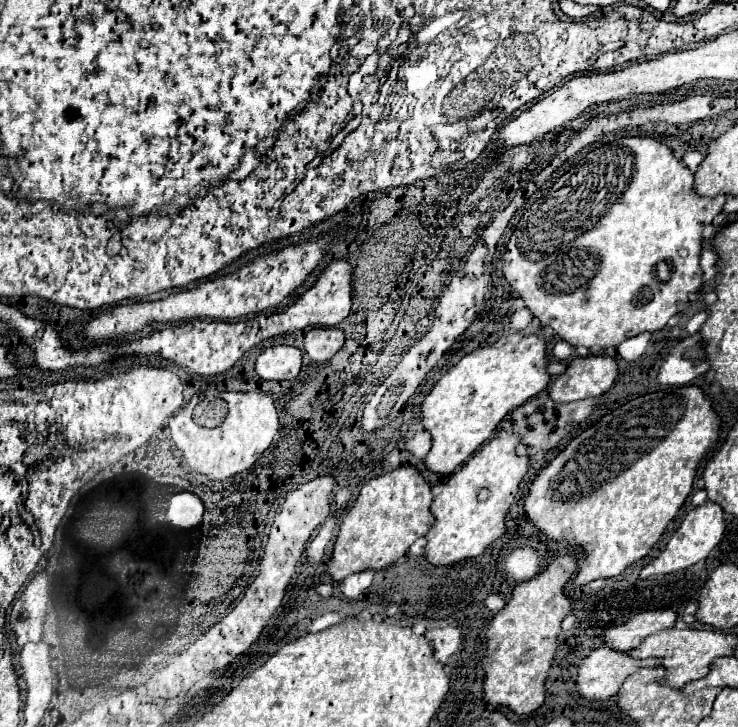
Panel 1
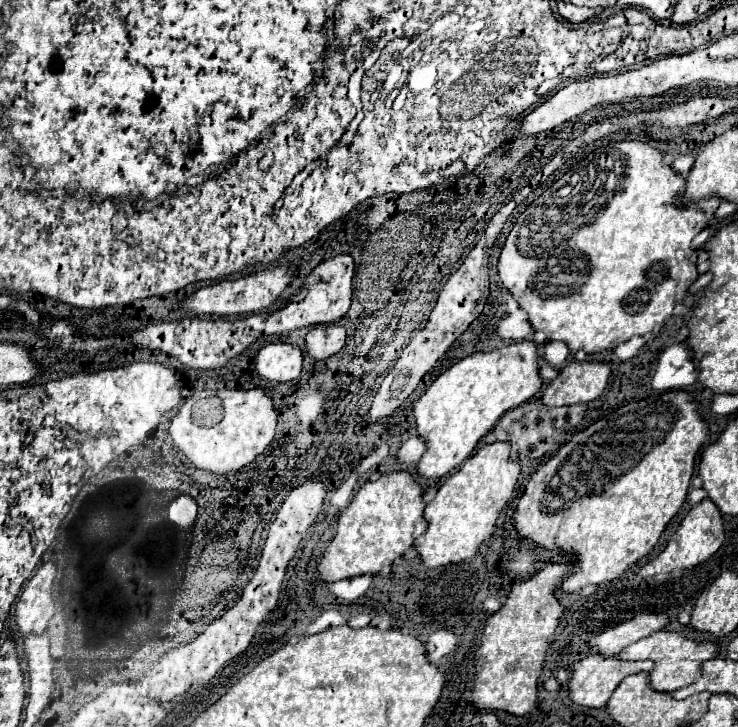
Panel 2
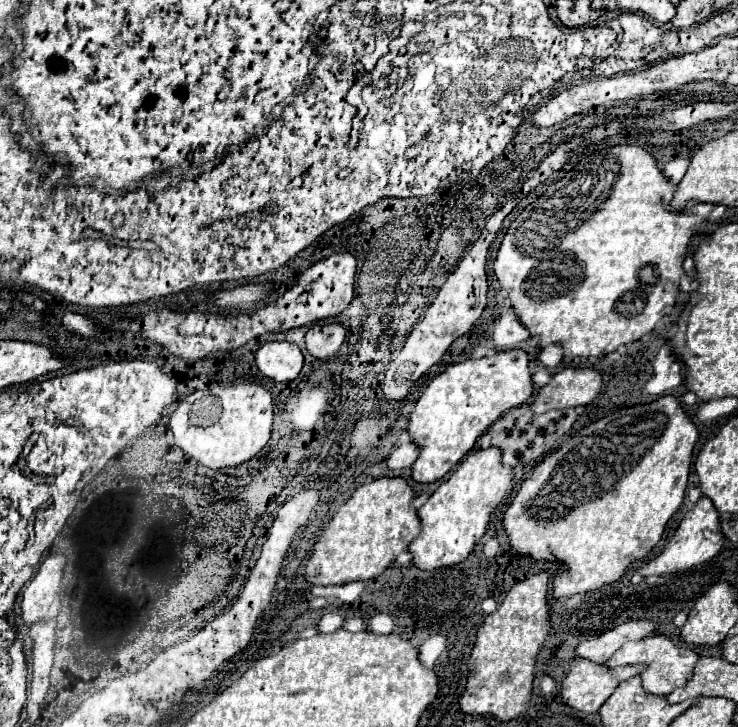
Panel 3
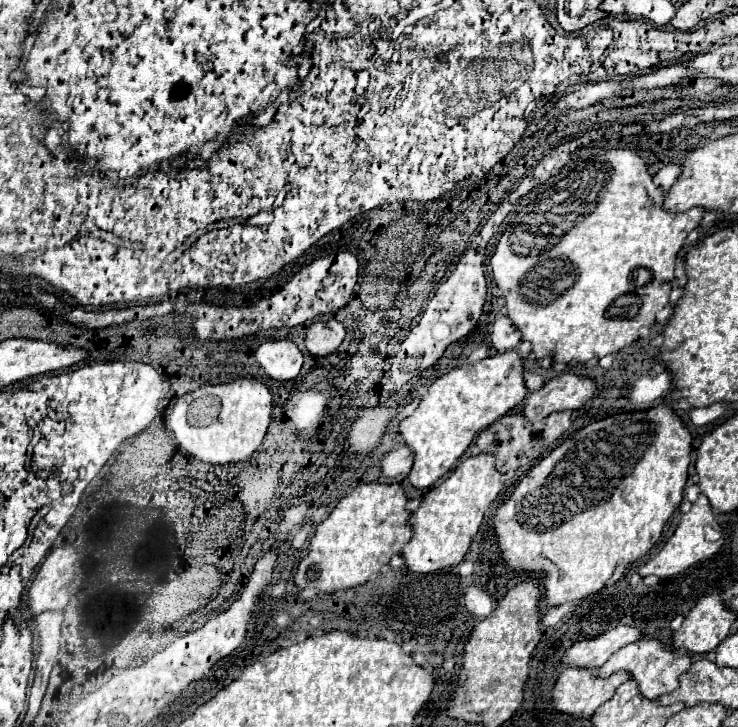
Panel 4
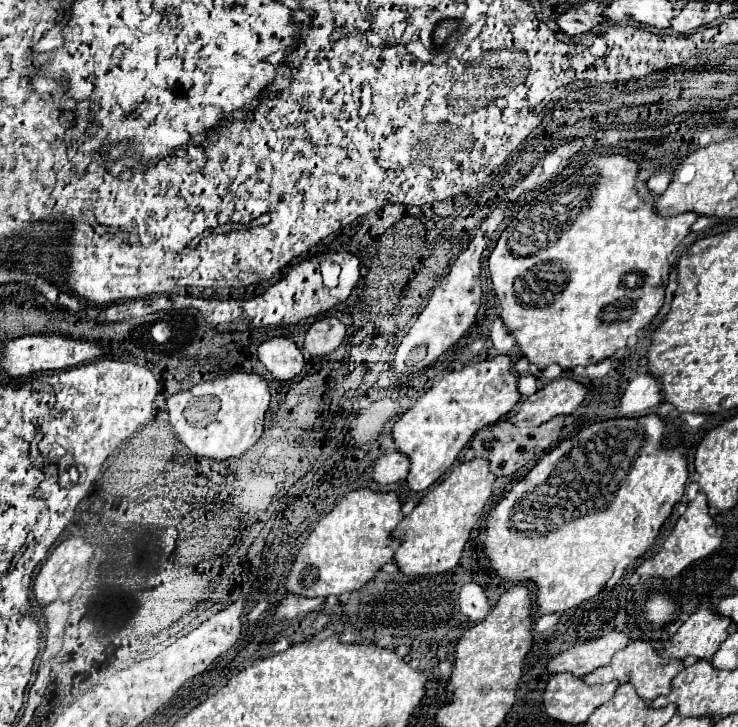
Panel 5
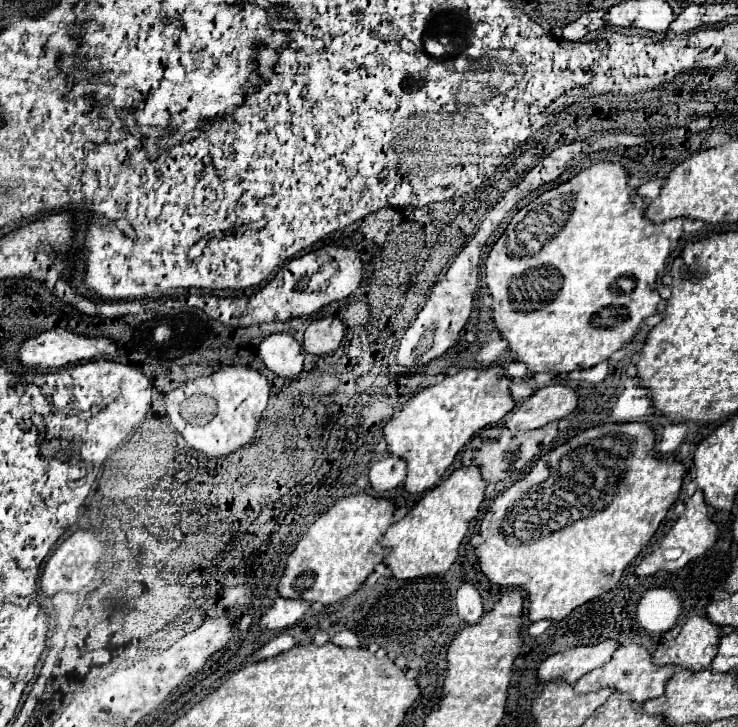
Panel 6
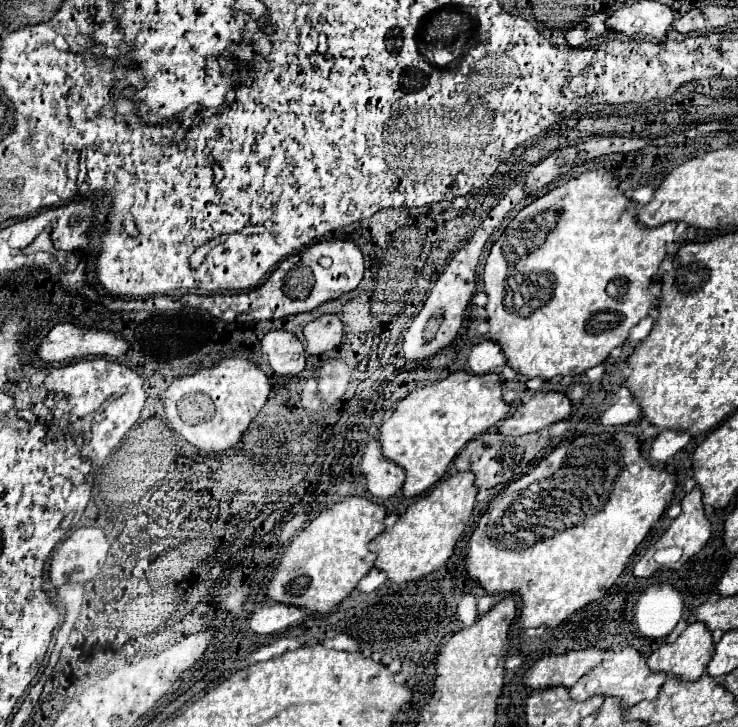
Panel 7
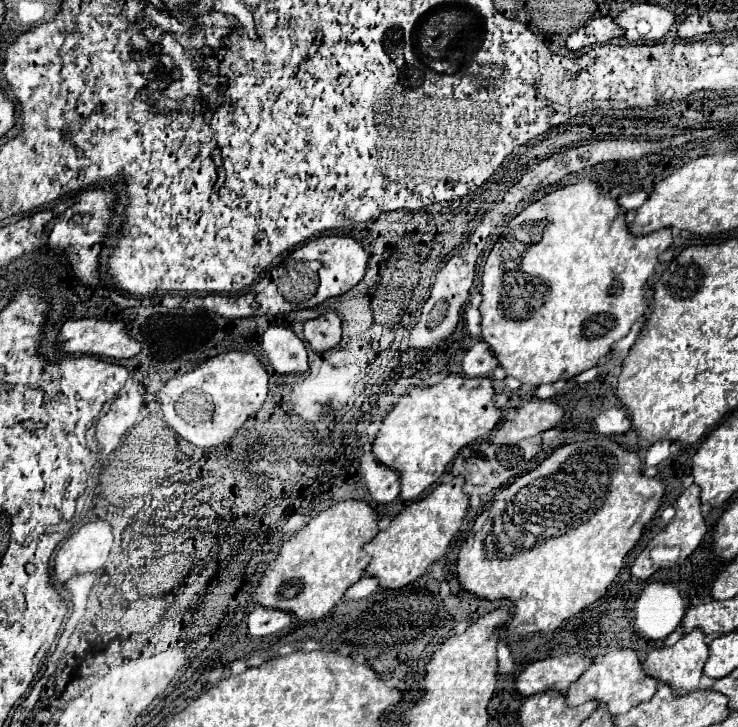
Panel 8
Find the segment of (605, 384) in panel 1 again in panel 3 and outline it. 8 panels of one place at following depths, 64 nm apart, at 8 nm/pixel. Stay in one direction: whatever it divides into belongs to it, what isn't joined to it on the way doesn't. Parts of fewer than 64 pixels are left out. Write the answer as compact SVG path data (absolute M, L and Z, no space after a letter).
M562 368L554 378L536 392L534 412L548 412L552 408L586 406L602 390L602 372L594 368Z

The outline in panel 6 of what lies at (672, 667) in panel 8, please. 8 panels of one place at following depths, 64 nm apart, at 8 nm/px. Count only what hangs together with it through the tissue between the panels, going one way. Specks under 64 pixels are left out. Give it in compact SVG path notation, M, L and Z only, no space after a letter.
M692 616L686 620L686 624L682 626L680 634L674 640L668 640L658 646L658 650L654 652L654 660L656 664L676 664L688 670L708 668L718 652L718 642L722 638L720 632L722 632L722 626L714 624L708 616Z

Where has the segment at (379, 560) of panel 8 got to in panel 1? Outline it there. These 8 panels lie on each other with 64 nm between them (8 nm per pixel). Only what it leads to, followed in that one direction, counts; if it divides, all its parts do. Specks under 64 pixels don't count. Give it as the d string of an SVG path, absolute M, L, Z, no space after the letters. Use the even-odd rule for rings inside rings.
M504 434L486 442L458 472L454 472L444 490L432 502L432 514L436 516L434 526L426 534L426 560L436 566L454 564L466 558L480 556L492 542L506 534L506 516L510 504L518 494L518 486L530 470L530 458L518 456L516 446L520 436ZM488 490L488 494L480 494Z

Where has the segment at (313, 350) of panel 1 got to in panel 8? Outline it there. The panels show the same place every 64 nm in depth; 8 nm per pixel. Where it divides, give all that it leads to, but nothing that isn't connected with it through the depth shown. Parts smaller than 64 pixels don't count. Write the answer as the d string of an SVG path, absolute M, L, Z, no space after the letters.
M328 312L304 324L304 338L308 340L310 348L318 354L338 346L340 336L342 336L342 326L340 326L338 314L334 312Z

